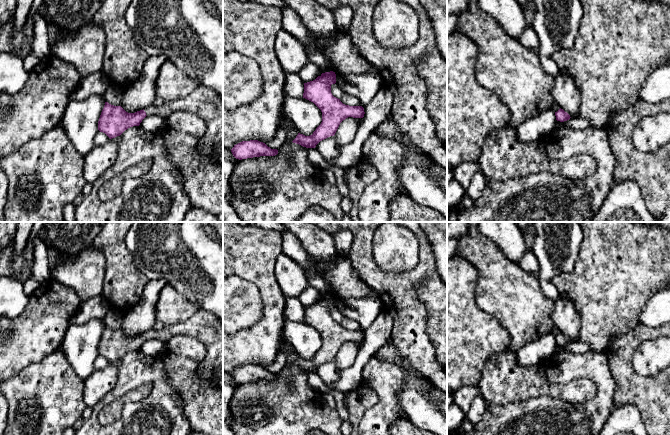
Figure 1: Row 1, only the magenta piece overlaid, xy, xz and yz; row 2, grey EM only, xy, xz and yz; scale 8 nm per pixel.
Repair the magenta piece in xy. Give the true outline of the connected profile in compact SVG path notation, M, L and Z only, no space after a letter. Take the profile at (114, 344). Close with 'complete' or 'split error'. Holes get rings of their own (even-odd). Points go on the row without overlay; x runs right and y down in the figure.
M200 308L185 322L161 329L152 328L135 337L105 326L98 354L112 363L130 351L139 350L146 340L161 339L167 343L174 335L191 336L204 344L206 356L199 367L201 378L223 390L223 322L213 313Z; split error

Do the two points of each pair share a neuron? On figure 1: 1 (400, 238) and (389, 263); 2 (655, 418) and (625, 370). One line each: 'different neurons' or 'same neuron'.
1: same neuron
2: same neuron

